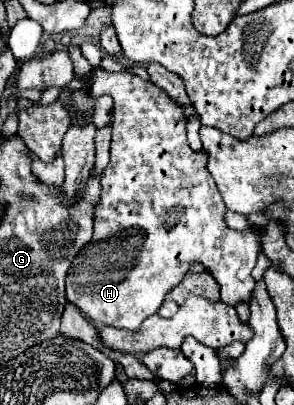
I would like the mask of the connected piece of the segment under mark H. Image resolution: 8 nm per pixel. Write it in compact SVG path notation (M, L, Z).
M100 67L93 70L95 75L95 81L91 85L91 95L98 97L101 95L110 95L114 101L114 113L116 113L116 119L114 119L114 125L112 125L112 149L110 149L110 163L108 167L104 169L102 173L102 197L100 201L96 203L94 207L94 237L88 245L84 245L80 249L80 253L74 257L70 269L68 269L68 275L66 275L66 299L76 305L84 317L92 319L94 323L102 323L102 325L110 325L110 327L118 327L118 329L132 329L136 331L140 327L140 323L154 315L166 293L176 287L182 277L188 273L188 269L194 265L194 263L200 263L204 267L208 267L208 271L214 275L214 279L220 283L220 293L222 293L222 301L226 305L238 305L238 303L250 303L252 299L252 291L256 287L256 281L254 277L250 275L254 265L256 265L256 259L258 259L258 253L262 251L260 247L260 235L258 233L252 233L252 231L232 231L226 223L224 223L224 211L226 211L226 205L216 189L216 183L212 181L212 175L208 173L206 169L206 163L208 163L208 155L202 151L202 153L196 153L190 149L188 141L186 141L186 117L182 113L182 109L162 91L162 89L156 89L156 85L152 85L150 81L144 81L136 75L130 75L128 72L109 72Z

